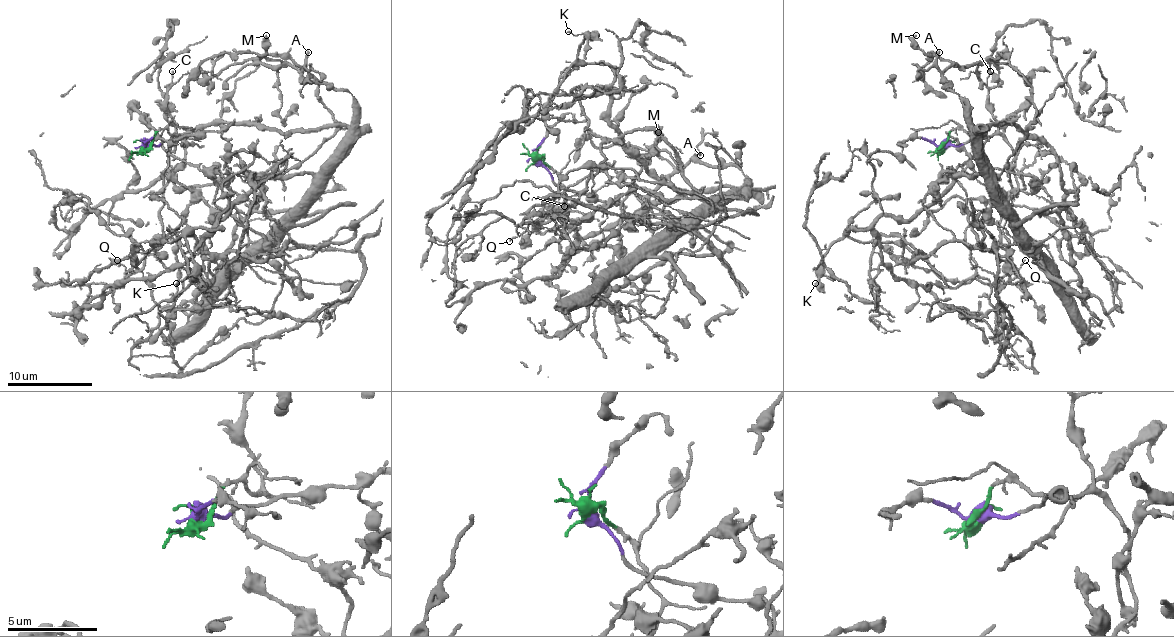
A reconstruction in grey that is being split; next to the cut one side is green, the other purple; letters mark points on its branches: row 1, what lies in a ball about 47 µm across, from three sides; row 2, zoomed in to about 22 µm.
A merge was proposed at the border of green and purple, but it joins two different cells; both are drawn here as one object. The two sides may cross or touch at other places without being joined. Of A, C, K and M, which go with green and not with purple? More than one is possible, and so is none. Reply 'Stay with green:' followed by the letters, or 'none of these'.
Stay with green: C

